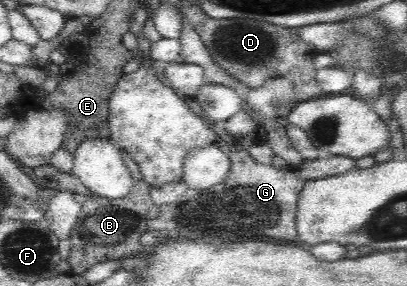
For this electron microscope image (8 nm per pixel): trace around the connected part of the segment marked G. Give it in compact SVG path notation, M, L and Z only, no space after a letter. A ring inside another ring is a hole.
M237 150L228 152L230 158L230 170L225 178L215 186L205 190L188 187L185 194L173 203L164 205L153 205L148 212L147 222L151 231L175 230L179 232L179 242L183 240L197 240L197 242L213 242L209 238L221 238L221 242L237 242L237 240L251 240L259 238L259 232L263 236L271 236L277 240L295 240L297 238L296 228L296 206L297 196L301 192L305 180L299 178L294 169L280 171L272 165L259 164L248 153L248 150Z

